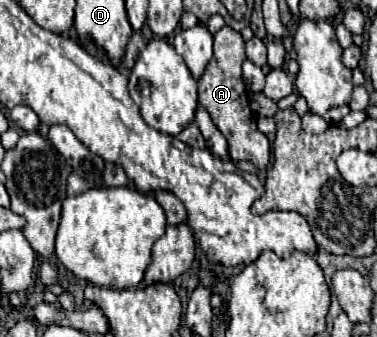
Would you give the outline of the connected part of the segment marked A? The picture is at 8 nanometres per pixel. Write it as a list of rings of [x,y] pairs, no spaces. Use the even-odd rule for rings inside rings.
[[[222,27],[214,33],[214,57],[210,59],[204,75],[198,79],[198,101],[210,113],[214,125],[228,141],[228,151],[232,161],[250,161],[258,169],[264,169],[270,161],[270,141],[264,133],[258,131],[254,113],[250,111],[248,91],[242,79],[242,63],[244,63],[244,39],[238,31],[230,27]]]

